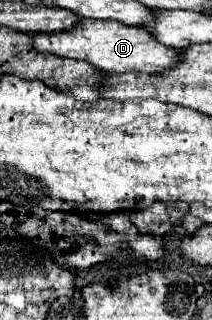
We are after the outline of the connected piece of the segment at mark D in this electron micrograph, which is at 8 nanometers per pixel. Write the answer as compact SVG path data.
M82 18L74 30L60 34L38 34L34 36L36 50L44 50L56 56L74 58L90 62L92 66L104 72L148 72L158 74L170 70L180 60L180 50L172 50L170 46L160 46L144 26L126 26L122 22L112 20L86 20Z

